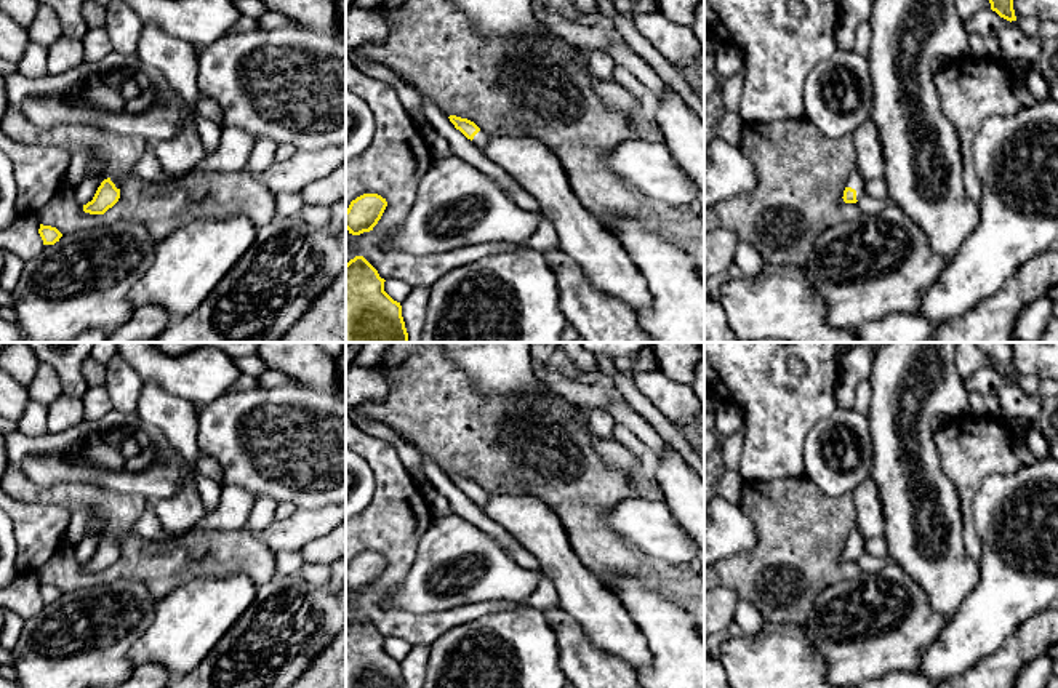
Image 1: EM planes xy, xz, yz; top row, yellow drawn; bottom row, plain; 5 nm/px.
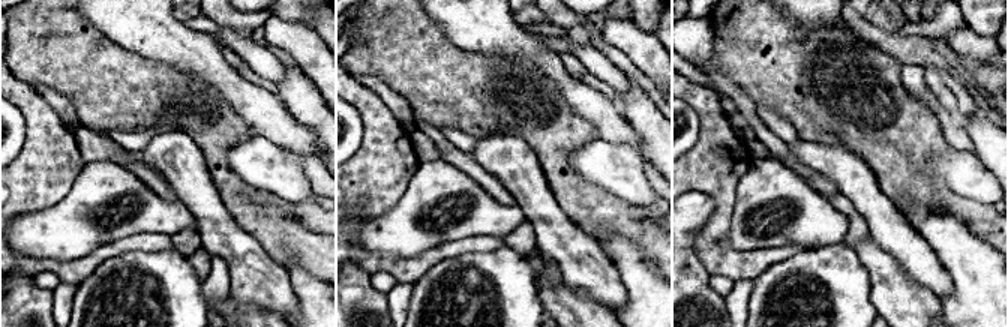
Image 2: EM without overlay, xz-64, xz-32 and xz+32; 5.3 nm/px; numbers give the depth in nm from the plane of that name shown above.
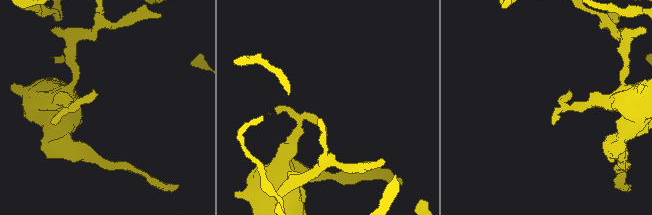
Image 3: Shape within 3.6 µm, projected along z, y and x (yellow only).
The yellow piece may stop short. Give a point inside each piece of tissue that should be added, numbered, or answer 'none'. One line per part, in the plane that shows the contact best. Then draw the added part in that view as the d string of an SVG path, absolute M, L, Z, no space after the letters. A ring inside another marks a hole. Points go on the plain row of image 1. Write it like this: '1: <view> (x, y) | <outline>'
1: yz (855, 540) | M853 528L847 538L847 546L856 549L856 558L860 558L864 554L864 542L866 539L860 534L856 528Z

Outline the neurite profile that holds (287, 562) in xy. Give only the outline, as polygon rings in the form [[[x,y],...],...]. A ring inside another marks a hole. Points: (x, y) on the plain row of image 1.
[[[279,550],[275,552],[275,573],[290,576],[301,571],[304,565],[301,552]]]

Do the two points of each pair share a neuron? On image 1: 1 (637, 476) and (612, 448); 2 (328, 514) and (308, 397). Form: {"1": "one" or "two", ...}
{"1": "one", "2": "two"}

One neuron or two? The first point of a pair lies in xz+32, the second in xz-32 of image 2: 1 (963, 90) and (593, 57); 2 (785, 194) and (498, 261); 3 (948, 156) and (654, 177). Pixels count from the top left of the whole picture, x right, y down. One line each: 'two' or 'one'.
1: one
2: two
3: two

